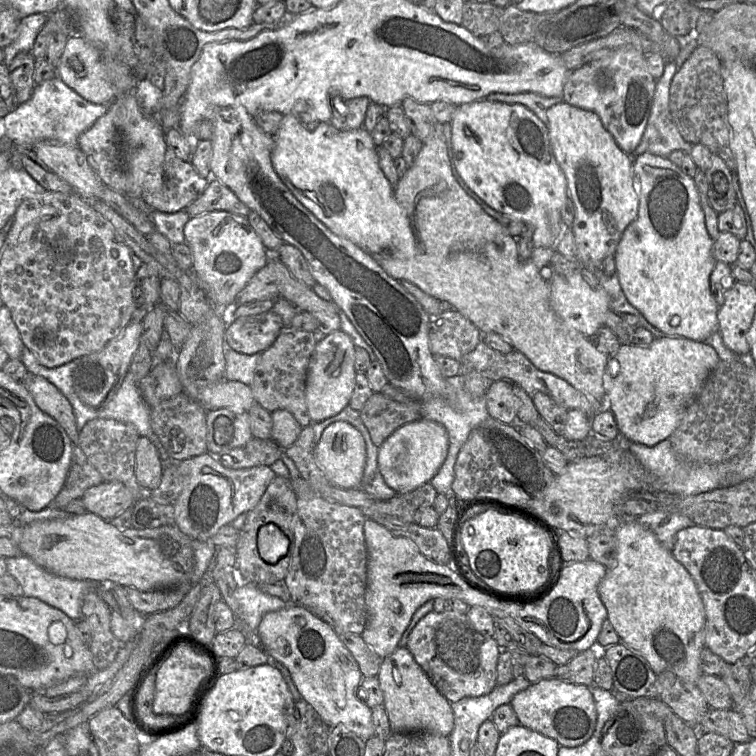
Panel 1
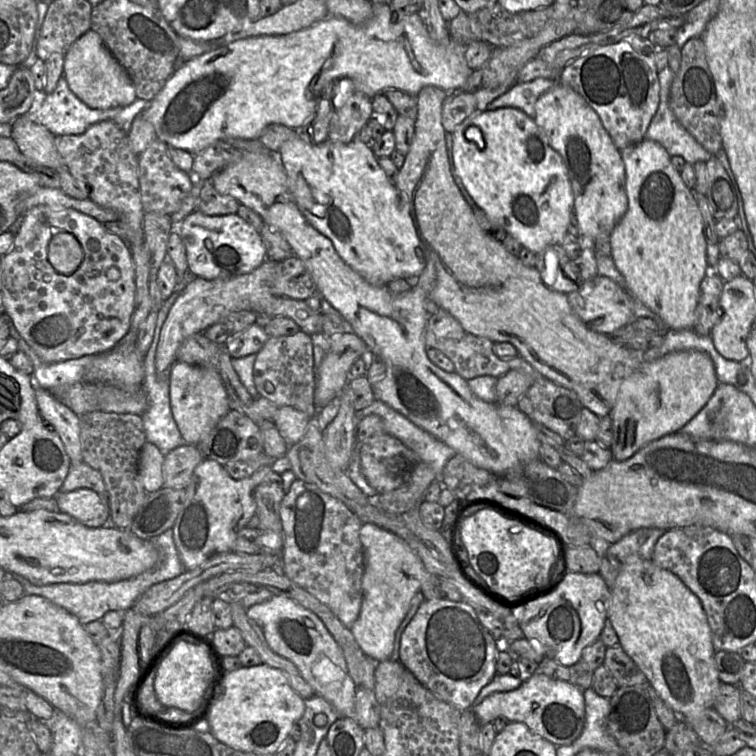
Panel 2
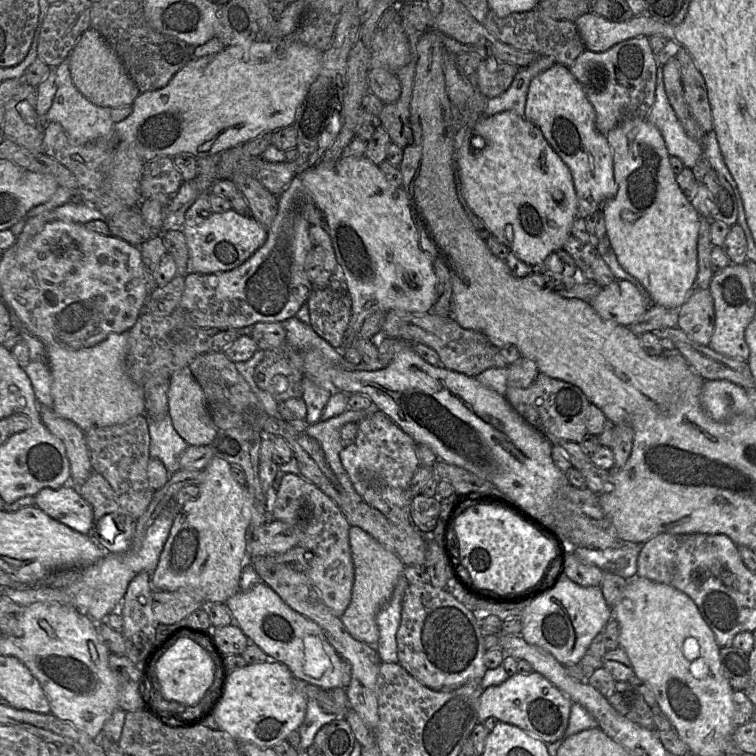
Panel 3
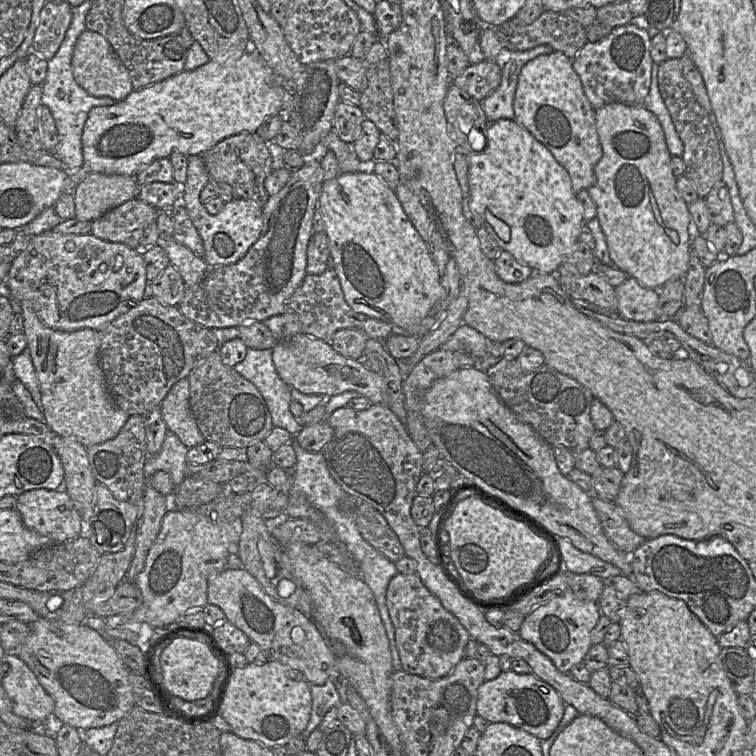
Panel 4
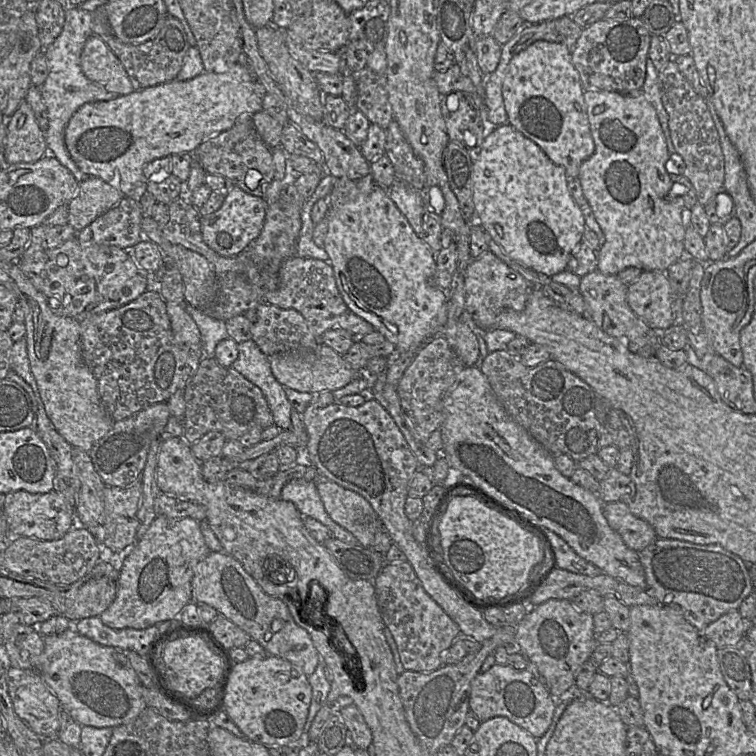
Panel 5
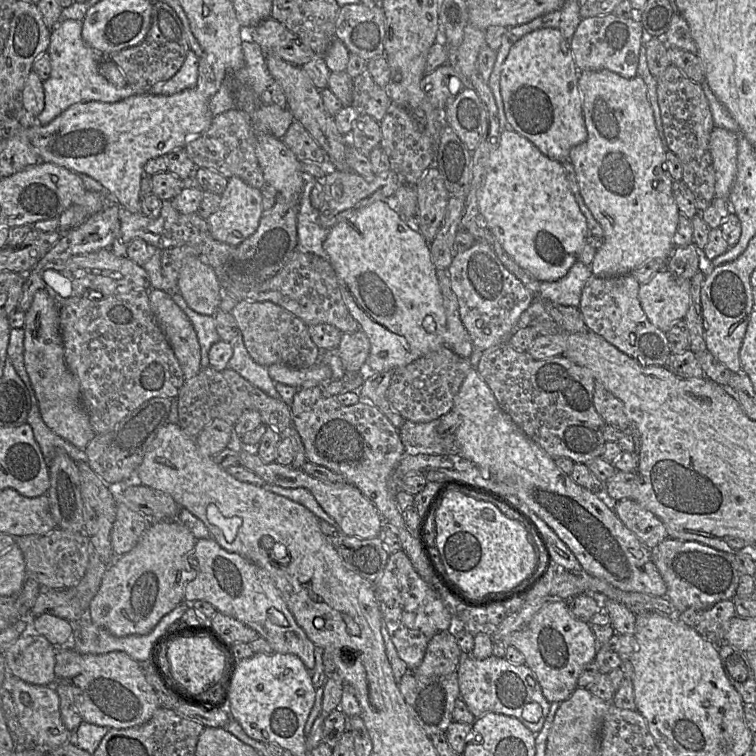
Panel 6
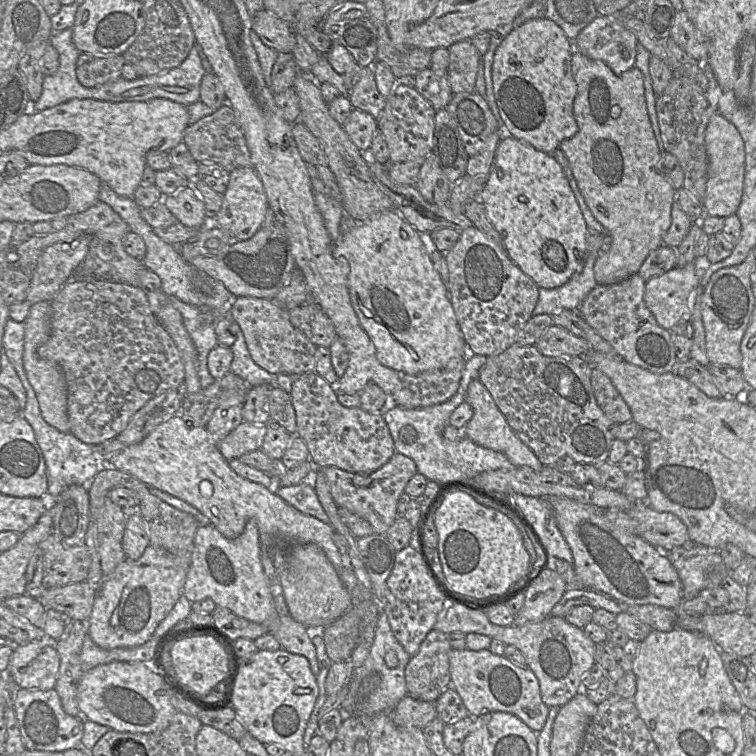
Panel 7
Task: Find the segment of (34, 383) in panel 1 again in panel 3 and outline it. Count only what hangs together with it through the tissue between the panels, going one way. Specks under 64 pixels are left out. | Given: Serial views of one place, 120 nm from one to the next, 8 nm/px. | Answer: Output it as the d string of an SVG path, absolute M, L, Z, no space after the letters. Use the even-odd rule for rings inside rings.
M38 403L38 409L43 424L65 447L70 463L70 484L80 487L93 472L84 432L74 422L55 413L51 407Z

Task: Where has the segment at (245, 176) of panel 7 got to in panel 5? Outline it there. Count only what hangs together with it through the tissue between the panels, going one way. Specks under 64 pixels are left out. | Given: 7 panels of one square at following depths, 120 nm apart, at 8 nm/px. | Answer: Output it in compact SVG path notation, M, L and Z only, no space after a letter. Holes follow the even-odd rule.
M234 185L221 207L215 212L200 217L201 232L205 243L222 256L232 257L247 250L258 238L267 213L267 203L262 197L254 196Z

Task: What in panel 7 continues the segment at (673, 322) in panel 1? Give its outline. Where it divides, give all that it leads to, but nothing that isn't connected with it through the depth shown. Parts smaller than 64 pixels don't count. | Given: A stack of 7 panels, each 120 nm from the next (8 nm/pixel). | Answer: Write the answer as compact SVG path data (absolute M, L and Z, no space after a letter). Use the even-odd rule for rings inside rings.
M575 49L572 54L571 64L572 74L577 83L577 94L574 99L573 113L578 125L578 132L573 137L563 140L560 143L559 148L564 152L570 162L574 178L586 205L593 216L604 226L612 238L610 249L603 255L597 257L593 268L597 284L612 284L631 275L637 274L648 254L664 244L663 236L671 224L671 207L674 202L676 190L668 180L663 170L661 152L658 148L658 143L647 112L642 72L634 66L626 72L617 75L603 61L590 59Z

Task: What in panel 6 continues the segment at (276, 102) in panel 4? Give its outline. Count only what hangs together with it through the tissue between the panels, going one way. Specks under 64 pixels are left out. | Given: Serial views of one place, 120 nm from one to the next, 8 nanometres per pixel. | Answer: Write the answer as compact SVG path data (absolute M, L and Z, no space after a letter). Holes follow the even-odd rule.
M194 87L171 95L135 94L115 103L80 102L47 125L31 125L28 137L41 161L94 178L117 199L117 205L142 213L141 180L146 163L185 147L191 138L206 132L214 117L208 101Z

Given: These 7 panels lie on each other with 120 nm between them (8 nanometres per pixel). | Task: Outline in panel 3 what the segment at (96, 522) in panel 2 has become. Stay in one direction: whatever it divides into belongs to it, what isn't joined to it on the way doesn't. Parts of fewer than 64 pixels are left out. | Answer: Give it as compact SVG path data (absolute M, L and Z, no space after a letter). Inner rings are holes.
M68 484L59 489L44 488L37 493L35 506L71 529L90 535L94 525L92 506Z

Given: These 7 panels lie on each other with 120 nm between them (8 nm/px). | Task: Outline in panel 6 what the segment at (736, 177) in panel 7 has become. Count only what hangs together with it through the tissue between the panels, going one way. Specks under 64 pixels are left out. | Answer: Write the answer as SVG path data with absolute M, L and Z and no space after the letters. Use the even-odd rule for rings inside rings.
M714 127L709 149L716 177L715 199L728 199L737 173L737 137L724 128Z

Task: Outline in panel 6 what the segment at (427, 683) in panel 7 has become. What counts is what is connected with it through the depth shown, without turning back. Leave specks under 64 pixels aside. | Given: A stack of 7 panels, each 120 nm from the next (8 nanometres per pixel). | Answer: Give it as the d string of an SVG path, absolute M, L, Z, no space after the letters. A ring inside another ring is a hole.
M441 631L429 641L421 664L414 671L421 676L443 676L457 670L461 652L455 637L449 631Z

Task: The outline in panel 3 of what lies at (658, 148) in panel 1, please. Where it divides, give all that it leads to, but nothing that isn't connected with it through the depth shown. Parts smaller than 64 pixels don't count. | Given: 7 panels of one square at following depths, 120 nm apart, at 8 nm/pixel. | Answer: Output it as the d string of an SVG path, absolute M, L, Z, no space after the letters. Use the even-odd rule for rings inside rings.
M661 65L657 67L655 102L647 119L662 134L670 156L680 158L687 168L692 169L704 156L702 144L687 135L668 100Z

